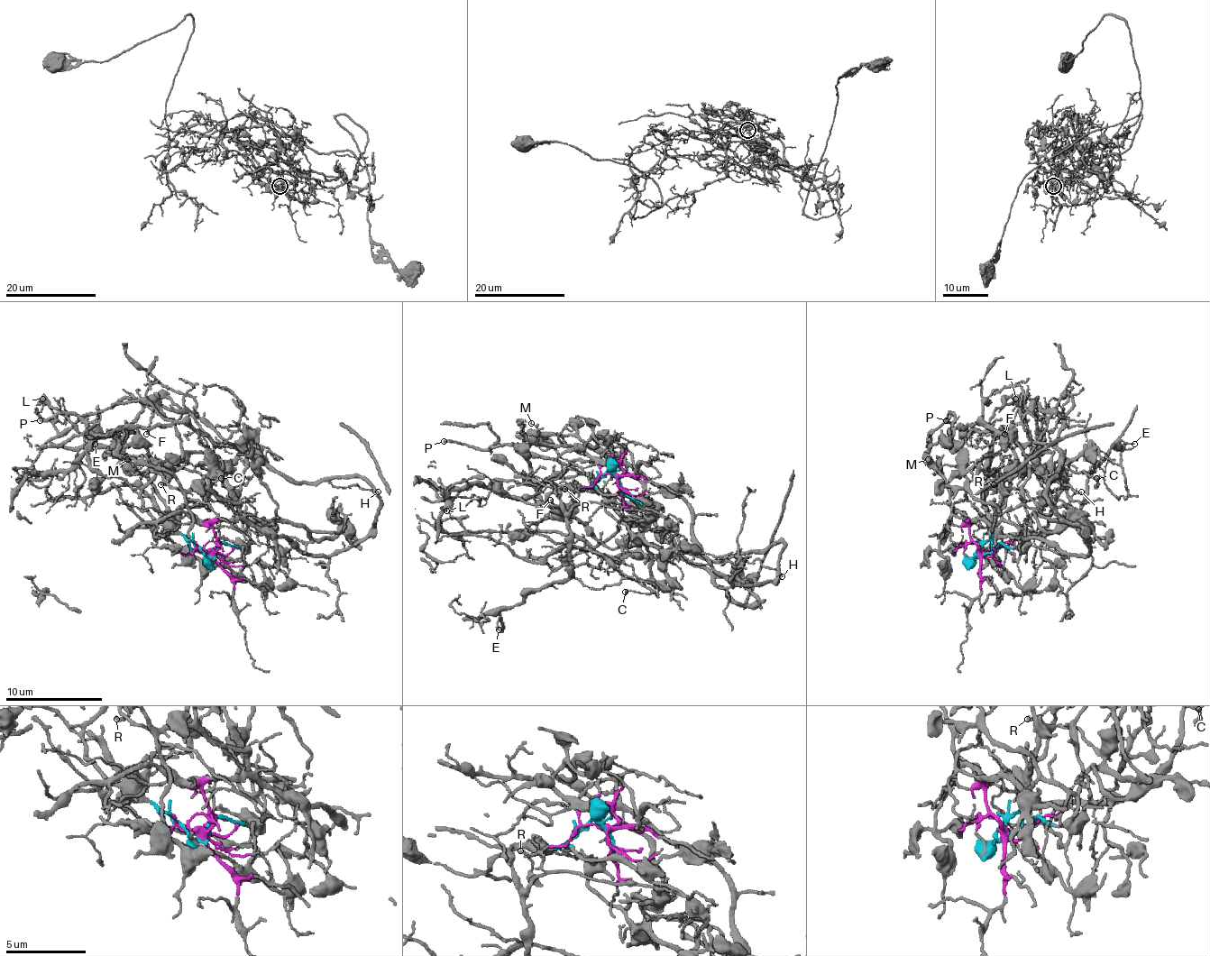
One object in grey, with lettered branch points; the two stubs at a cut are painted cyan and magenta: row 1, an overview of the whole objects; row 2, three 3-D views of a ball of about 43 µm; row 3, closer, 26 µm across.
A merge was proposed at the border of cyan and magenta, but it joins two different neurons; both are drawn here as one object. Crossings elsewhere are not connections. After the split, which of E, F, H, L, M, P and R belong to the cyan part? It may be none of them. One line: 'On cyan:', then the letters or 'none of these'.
On cyan: E, F, L, R

